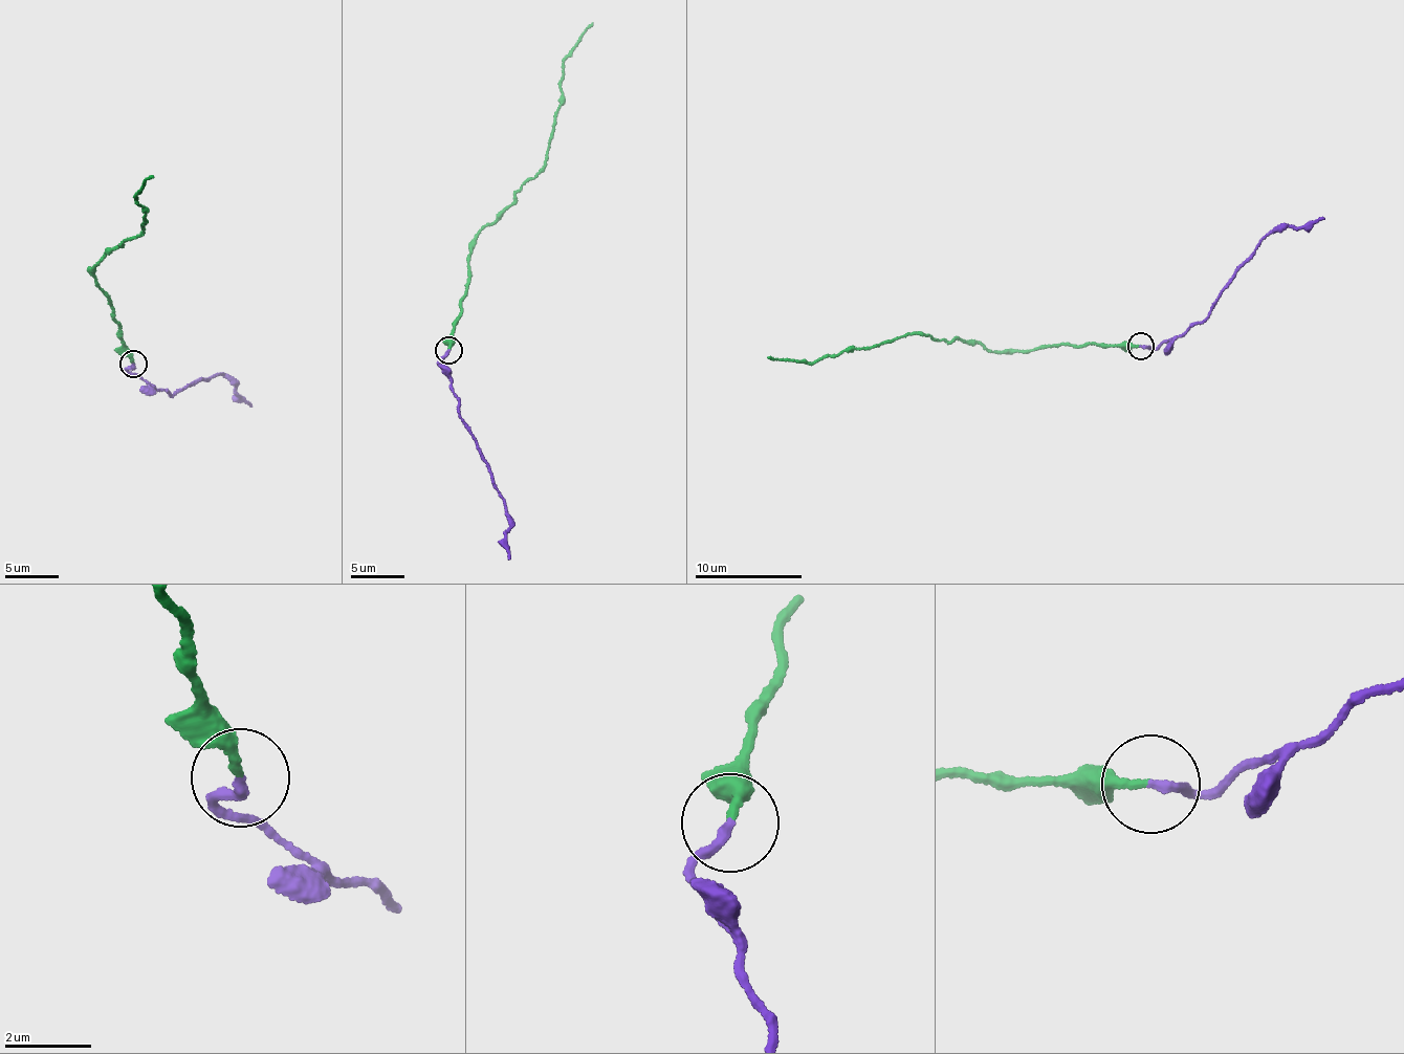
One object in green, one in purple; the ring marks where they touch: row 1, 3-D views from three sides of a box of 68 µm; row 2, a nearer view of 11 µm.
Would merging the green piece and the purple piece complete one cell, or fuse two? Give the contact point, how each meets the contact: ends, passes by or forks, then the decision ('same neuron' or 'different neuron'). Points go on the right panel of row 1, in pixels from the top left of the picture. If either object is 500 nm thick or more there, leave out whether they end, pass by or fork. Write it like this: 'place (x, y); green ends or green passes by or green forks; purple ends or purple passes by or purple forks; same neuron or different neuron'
place (1140, 346); green ends; purple ends; same neuron

